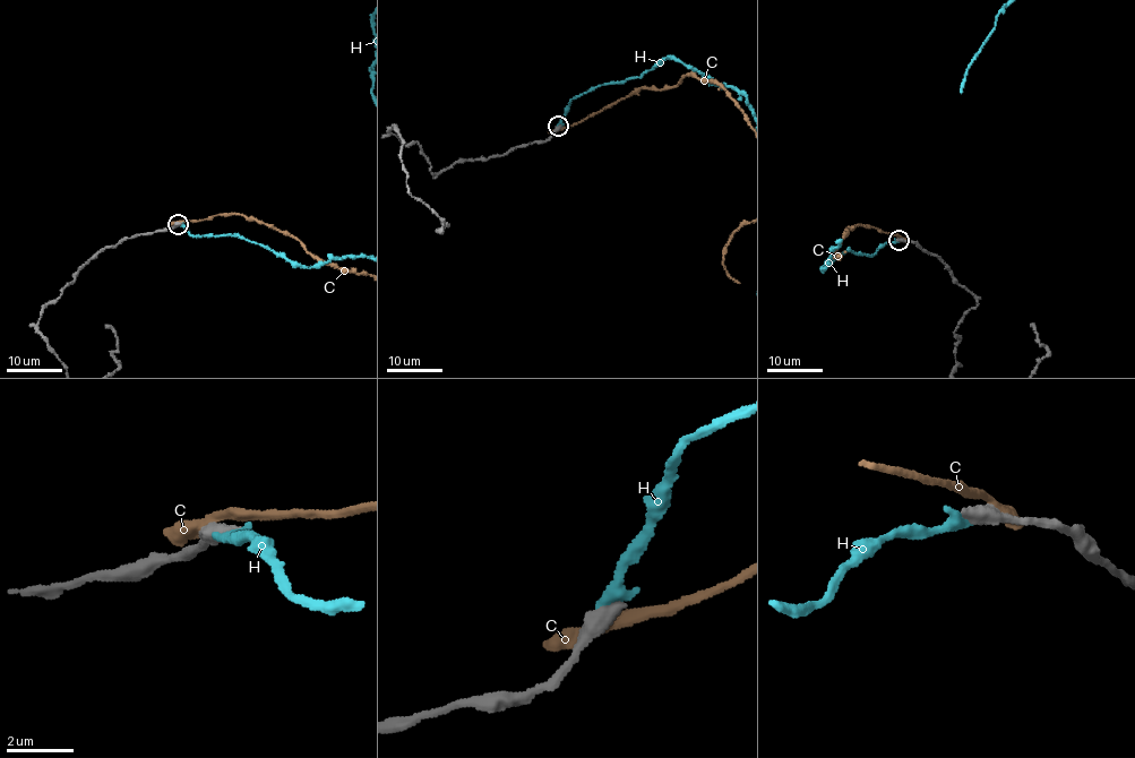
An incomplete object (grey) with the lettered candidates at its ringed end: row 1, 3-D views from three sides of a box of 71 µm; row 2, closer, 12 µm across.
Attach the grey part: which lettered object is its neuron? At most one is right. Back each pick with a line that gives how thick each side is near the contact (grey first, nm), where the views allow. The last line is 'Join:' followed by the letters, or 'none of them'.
H: 550/360 nm
Join: H

